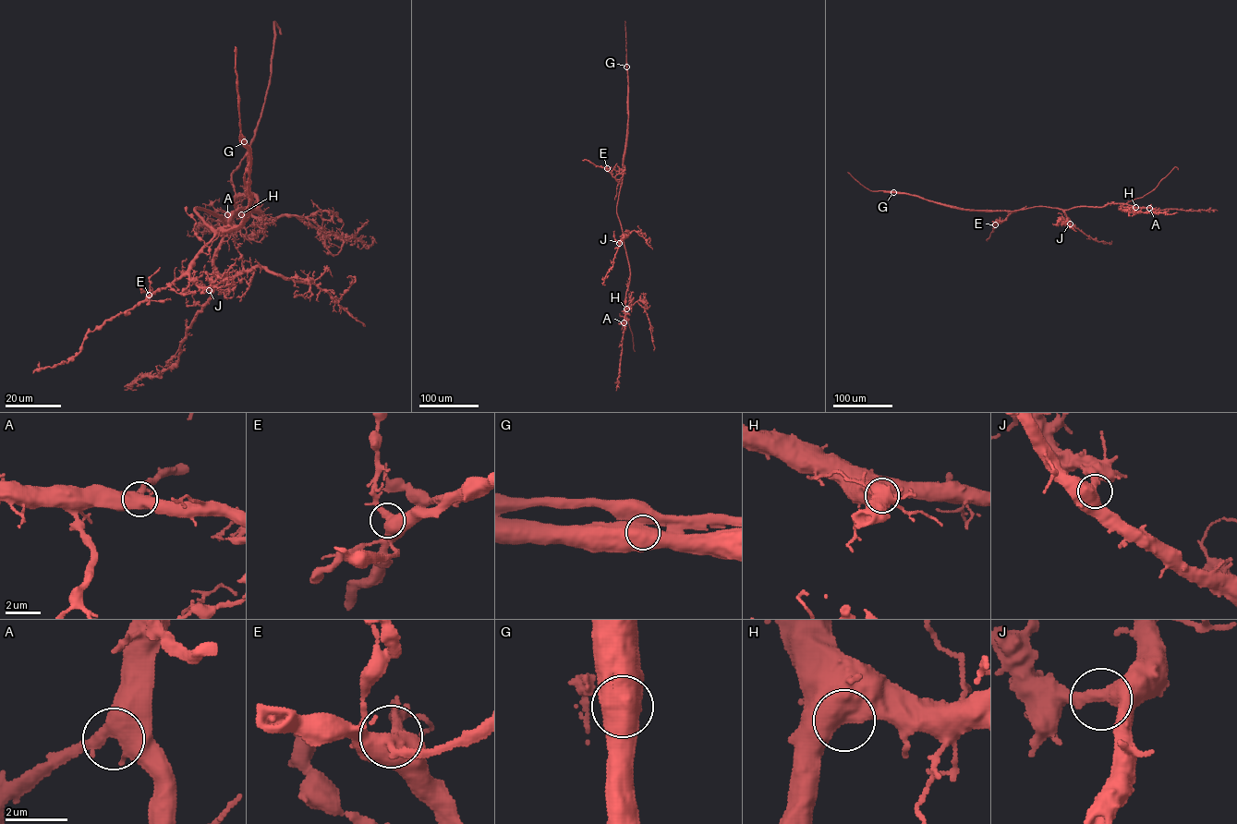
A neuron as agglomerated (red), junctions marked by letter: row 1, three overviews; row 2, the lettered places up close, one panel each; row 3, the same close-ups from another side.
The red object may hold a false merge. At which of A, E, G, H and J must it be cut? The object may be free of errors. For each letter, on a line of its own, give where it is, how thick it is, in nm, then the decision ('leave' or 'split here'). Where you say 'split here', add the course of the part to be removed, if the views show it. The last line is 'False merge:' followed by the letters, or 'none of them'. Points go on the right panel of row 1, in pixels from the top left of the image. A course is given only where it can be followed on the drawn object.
A: at (1149, 208); 550 nm thick; leave
E: at (995, 224); 600 nm thick; leave
G: at (893, 192); 1200 nm thick; split here; foreign part runs (893, 192), (915, 195), (964, 209), (1006, 211), (1008, 214), (1026, 206)
H: at (1135, 207); 850 nm thick; leave
J: at (1070, 224); 440 nm thick; leave
False merge: G

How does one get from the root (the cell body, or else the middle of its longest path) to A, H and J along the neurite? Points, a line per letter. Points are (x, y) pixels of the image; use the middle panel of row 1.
A: (617, 204), (630, 272), (624, 322)
H: (617, 204), (630, 272), (626, 308)
J: (617, 204), (623, 235), (619, 243)

